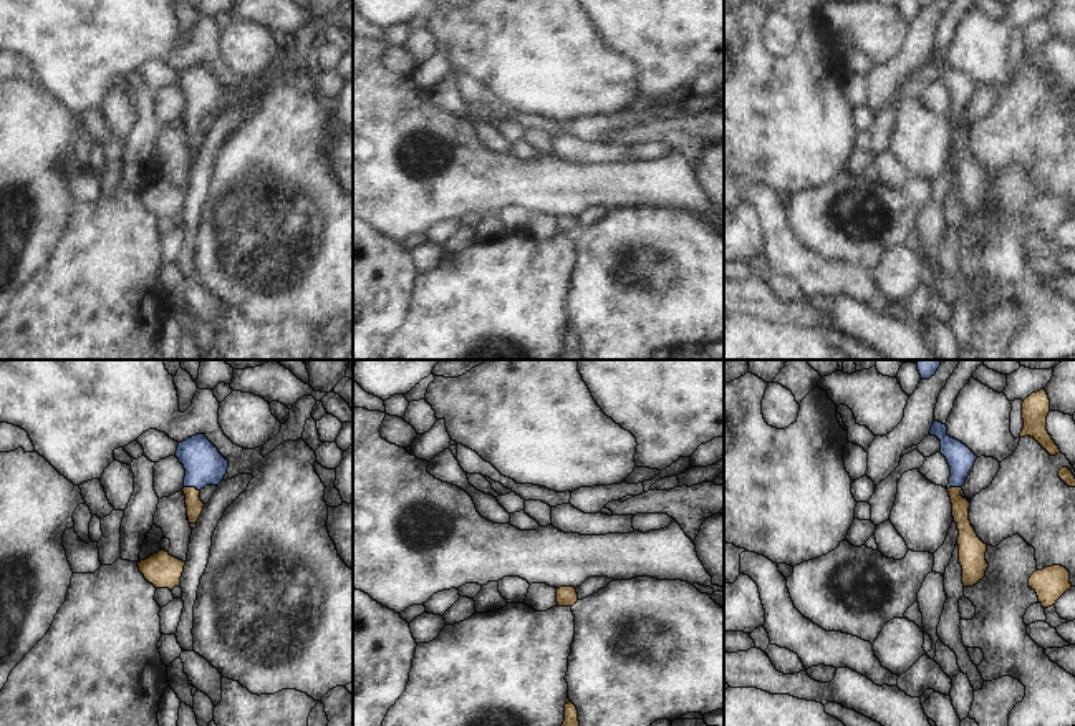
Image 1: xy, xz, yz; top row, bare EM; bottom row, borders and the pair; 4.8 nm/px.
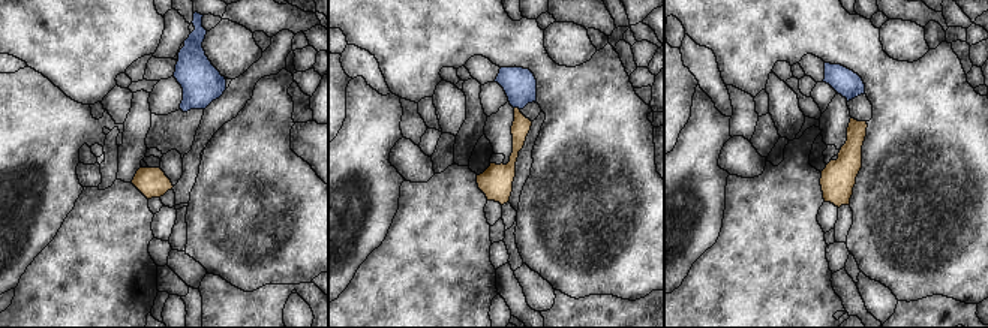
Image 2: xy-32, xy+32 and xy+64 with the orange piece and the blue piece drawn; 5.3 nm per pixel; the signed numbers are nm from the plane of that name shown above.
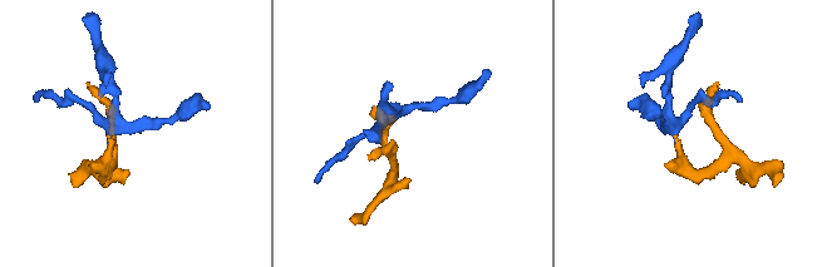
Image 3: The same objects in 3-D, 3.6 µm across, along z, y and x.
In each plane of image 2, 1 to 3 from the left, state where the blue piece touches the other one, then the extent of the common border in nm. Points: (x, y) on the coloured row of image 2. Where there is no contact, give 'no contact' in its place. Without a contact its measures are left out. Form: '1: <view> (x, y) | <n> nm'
1: no contact
2: xy+32 (517, 108) | 40 nm
3: no contact

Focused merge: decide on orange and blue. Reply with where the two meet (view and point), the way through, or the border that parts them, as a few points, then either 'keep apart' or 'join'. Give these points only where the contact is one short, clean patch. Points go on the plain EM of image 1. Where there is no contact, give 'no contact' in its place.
xy (192, 116) | across xy (194, 135), (192, 116), (204, 93) | join

